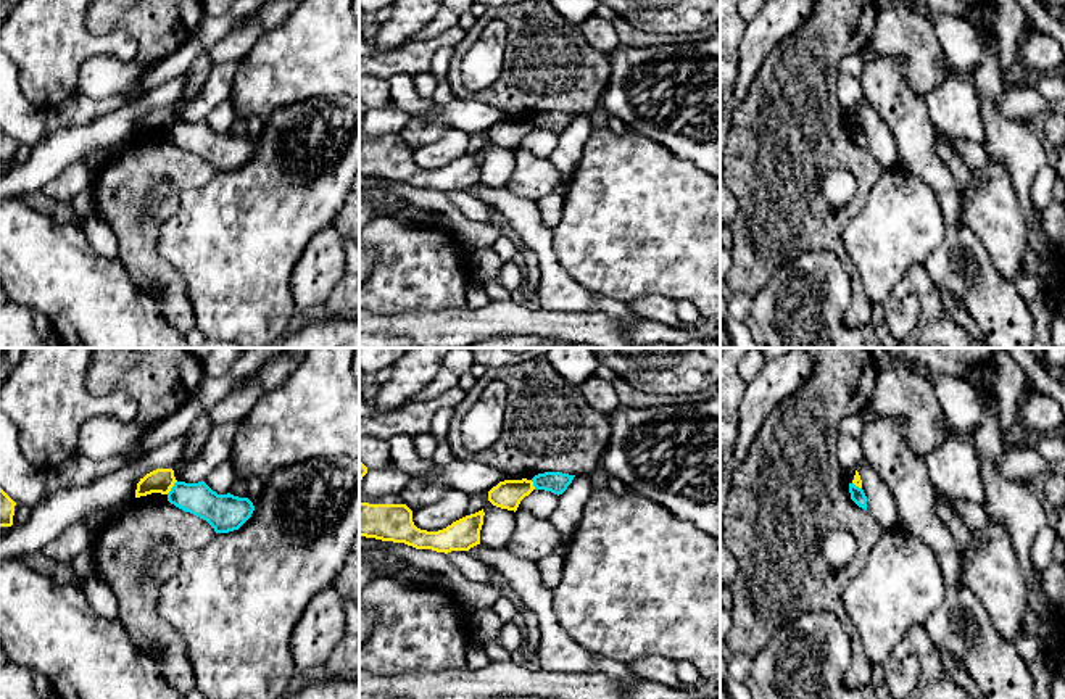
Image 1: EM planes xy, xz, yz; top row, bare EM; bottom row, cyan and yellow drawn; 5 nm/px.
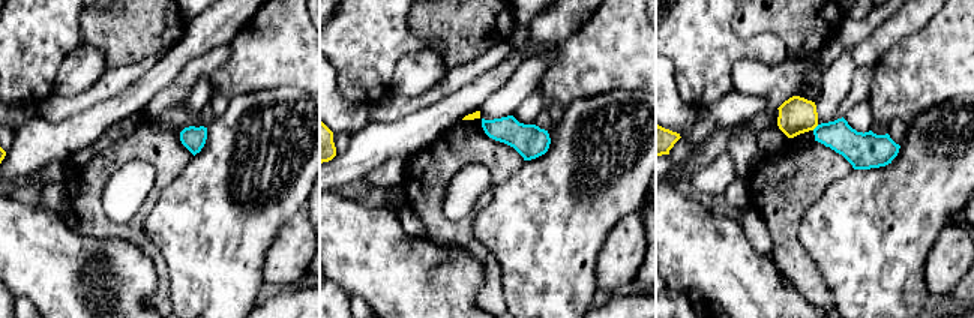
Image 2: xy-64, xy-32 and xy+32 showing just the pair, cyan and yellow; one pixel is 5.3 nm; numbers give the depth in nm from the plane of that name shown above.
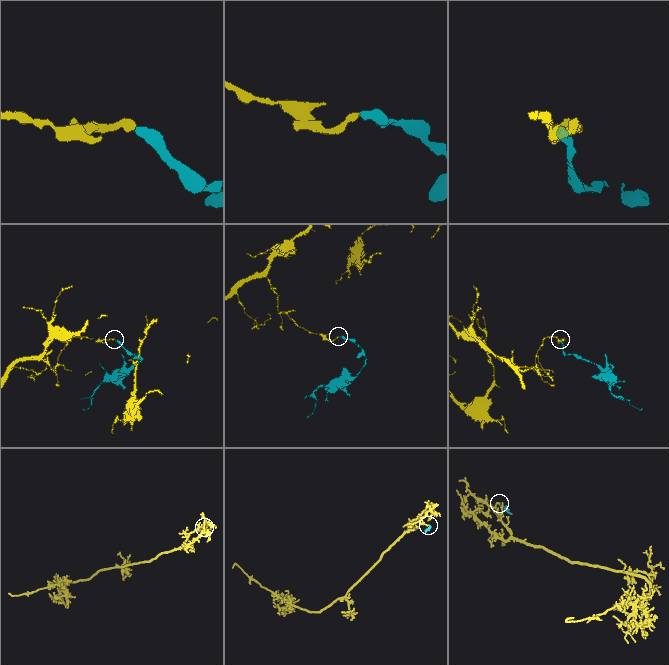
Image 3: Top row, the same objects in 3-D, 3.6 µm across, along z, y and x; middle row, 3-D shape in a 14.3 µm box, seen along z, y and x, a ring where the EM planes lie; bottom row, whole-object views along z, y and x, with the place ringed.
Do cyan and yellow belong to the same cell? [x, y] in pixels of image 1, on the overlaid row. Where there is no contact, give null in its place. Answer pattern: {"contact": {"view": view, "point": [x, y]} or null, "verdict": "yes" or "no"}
{"contact": {"view": "xy", "point": [173, 487]}, "verdict": "no"}

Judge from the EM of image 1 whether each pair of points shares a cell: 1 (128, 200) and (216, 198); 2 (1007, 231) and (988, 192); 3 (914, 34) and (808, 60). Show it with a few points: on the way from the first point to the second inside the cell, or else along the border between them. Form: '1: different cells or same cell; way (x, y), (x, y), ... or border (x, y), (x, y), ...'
1: different cells; border (211, 177), (186, 189), (179, 208), (158, 231)
2: same cell; way (998, 221), (990, 202)
3: different cells; border (877, 16), (869, 47)

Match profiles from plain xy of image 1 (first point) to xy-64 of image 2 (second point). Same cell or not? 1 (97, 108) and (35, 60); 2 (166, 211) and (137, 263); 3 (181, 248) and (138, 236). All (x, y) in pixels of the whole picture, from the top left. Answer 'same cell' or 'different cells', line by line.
1: different cells
2: different cells
3: different cells

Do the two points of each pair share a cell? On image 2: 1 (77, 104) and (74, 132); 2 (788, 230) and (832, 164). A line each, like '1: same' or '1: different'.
1: different
2: same

